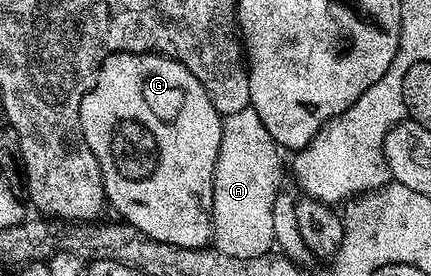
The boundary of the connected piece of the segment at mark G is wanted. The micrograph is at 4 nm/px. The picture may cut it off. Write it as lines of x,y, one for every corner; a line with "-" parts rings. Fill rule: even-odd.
111,53
102,61
98,69
98,75
94,78
94,86
82,97
80,103
80,119
78,124
84,131
84,139
88,139
88,147
92,147
92,155
100,163
100,171
106,188
106,200
109,208
115,209
117,216
127,225
144,231
152,239
160,239
160,243
172,243
176,247
188,247
189,249
204,249
211,244
214,235
212,223
212,199
214,198
214,172
216,171
216,159
220,151
220,135
222,134
222,114
216,111
208,91
178,61
170,57
162,57
159,53

